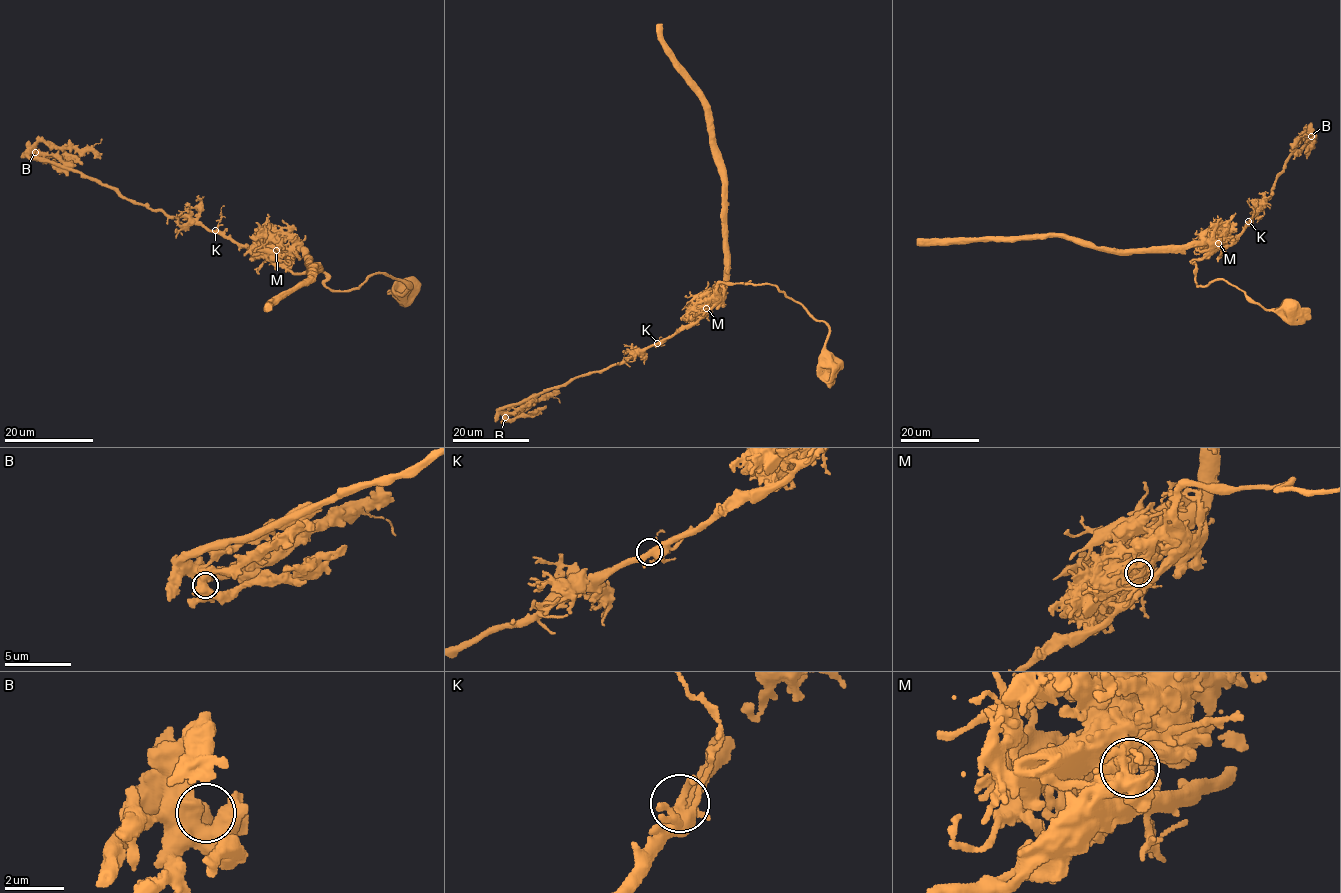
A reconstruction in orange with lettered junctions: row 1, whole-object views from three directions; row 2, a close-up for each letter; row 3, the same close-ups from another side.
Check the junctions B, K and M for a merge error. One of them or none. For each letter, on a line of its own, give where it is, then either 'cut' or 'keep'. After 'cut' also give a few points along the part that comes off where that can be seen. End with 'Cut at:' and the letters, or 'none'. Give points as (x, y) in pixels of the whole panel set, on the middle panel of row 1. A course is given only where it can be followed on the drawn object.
B: place (505, 417); keep
K: place (657, 343); keep
M: place (706, 308); cut; course (706, 308), (693, 324), (622, 361), (546, 389), (505, 411), (519, 413), (541, 398), (557, 397), (560, 402)
Cut at: M

